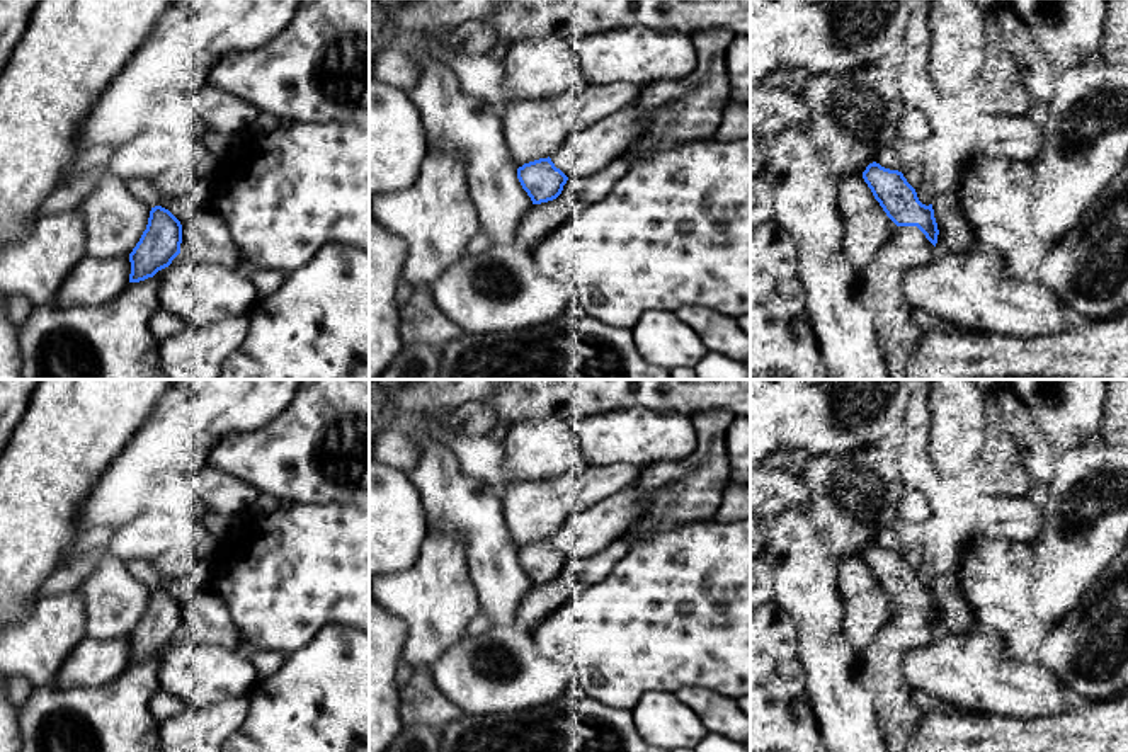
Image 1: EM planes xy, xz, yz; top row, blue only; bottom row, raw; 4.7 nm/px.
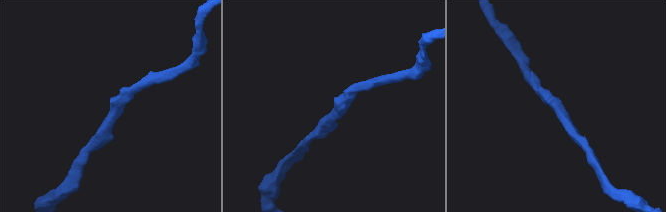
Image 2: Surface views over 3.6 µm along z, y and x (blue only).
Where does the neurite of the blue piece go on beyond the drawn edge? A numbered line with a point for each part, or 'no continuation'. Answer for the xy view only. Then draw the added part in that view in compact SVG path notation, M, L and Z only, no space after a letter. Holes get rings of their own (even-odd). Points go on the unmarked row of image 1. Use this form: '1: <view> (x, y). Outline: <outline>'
1: xy (92, 662). Outline: M129 636L114 640L83 638L60 669L54 689L94 687L114 681L129 665Z

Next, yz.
no continuation

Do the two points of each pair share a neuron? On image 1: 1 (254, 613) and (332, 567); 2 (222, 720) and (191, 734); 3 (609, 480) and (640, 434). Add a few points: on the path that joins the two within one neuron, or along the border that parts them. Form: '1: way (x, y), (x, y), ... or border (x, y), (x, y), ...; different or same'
1: way (273, 596), (301, 567), (313, 567); same
2: way (215, 723), (198, 734); same
3: border (643, 465), (584, 467); different

